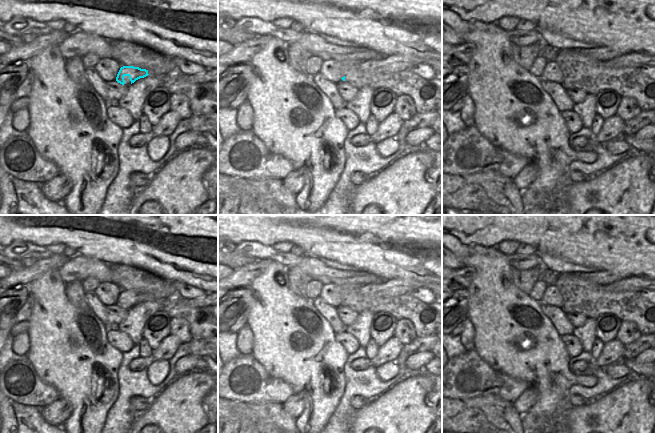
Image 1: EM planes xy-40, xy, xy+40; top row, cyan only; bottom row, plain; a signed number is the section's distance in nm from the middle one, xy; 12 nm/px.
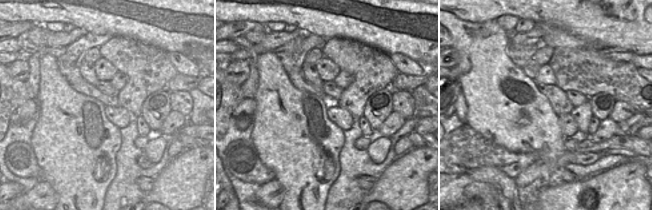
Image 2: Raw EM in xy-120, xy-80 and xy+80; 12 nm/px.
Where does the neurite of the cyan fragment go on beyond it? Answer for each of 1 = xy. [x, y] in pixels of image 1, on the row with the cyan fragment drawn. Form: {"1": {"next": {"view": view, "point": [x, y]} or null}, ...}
{"1": {"next": null}}

